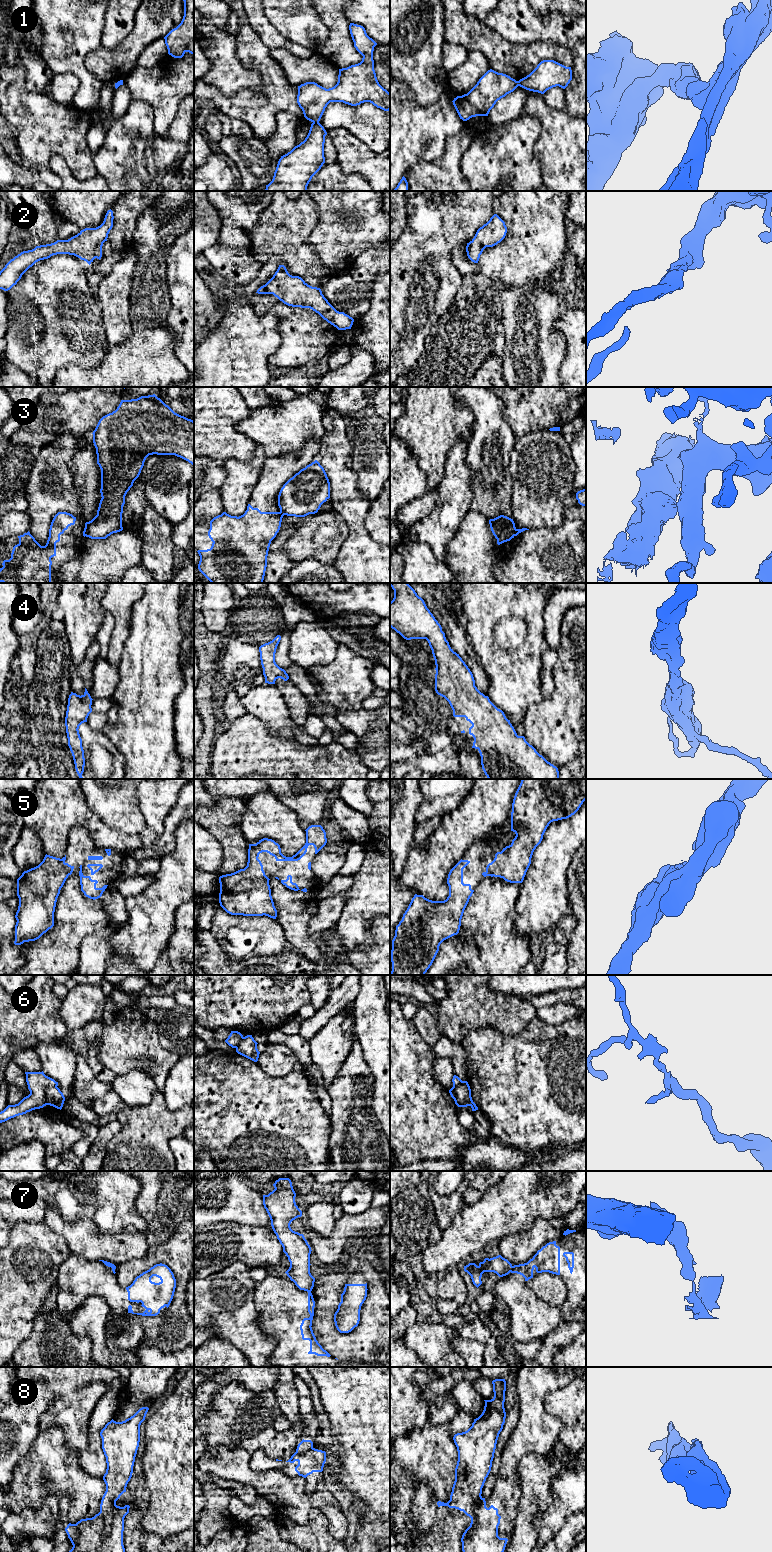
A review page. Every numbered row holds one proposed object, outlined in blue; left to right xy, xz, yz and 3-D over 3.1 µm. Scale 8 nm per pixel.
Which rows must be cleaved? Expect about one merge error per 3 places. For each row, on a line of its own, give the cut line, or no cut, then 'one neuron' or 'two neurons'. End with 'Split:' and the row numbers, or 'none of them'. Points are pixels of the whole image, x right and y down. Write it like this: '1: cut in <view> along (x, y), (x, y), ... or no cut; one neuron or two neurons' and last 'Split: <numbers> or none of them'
1: cut in xz along (318, 121), (313, 123); two neurons
2: no cut; one neuron
3: cut in xz along (280, 511), (283, 515); two neurons
4: no cut; one neuron
5: no cut; one neuron
6: cut in xy along (54, 1084), (49, 1084), (45, 1089), (46, 1104); two neurons
7: cut in yz along (512, 1266), (510, 1271); two neurons
8: cut in xy along (115, 1504), (107, 1517), (99, 1512); two neurons
Split: 1, 3, 6, 7, 8

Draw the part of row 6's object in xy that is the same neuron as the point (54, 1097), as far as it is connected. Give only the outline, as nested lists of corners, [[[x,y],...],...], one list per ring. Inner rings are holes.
[[[49,1085],[45,1089],[46,1104],[57,1109],[62,1109],[65,1097],[60,1089],[55,1085]]]

